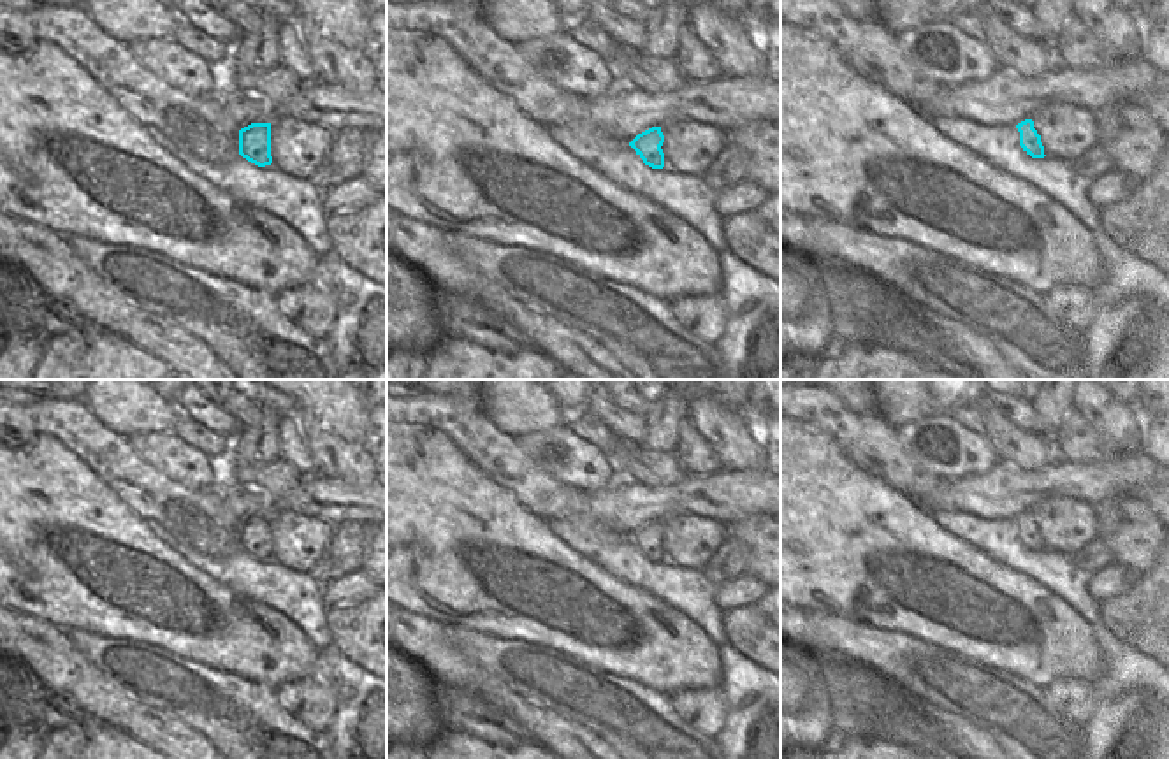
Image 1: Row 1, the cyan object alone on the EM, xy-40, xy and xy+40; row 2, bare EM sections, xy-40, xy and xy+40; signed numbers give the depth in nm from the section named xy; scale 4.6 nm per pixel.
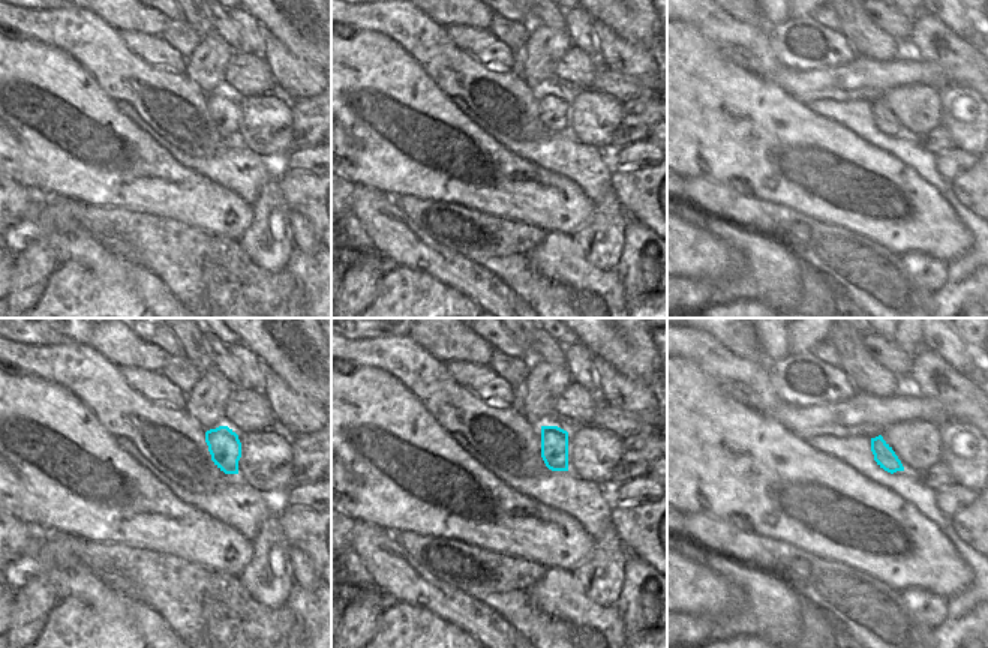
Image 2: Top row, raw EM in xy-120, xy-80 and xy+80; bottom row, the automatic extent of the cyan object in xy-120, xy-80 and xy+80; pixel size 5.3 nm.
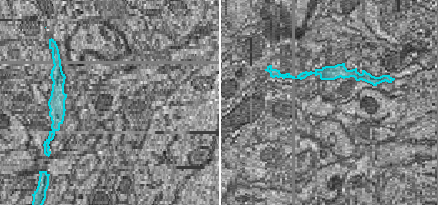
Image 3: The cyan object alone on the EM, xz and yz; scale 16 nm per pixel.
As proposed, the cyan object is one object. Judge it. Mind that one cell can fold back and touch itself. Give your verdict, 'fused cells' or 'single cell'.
single cell

